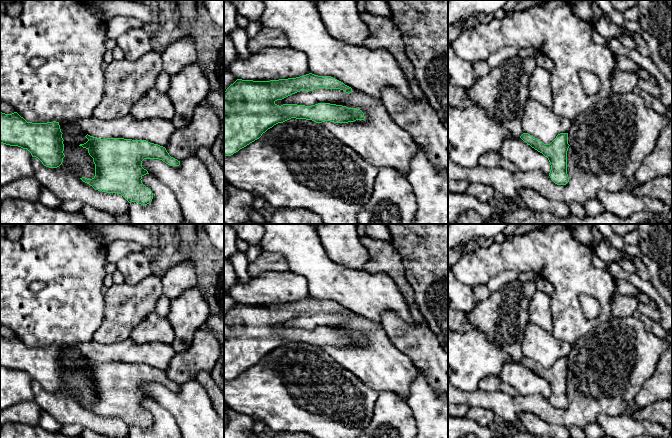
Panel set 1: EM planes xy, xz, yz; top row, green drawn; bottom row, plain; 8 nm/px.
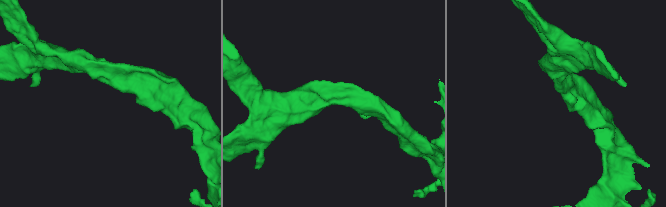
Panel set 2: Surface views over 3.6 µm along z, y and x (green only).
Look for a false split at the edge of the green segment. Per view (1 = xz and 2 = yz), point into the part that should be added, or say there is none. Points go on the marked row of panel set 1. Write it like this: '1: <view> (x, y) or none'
1: none
2: none

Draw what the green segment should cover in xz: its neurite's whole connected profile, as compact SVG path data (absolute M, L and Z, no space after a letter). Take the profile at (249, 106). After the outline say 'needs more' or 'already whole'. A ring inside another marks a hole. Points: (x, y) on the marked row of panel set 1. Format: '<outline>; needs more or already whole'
M312 73L270 81L237 79L224 92L224 156L233 155L259 139L274 125L291 118L316 123L348 123L365 119L360 109L342 105L318 103L311 106L279 106L275 103L297 92L318 88L340 89L348 94L352 92L351 87L331 76Z; already whole

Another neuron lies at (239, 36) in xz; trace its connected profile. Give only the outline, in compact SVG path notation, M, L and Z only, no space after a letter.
M237 27L231 34L230 38L236 48L237 55L245 59L249 54L248 36L246 28Z

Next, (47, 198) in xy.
M42 187L40 192L39 202L44 204L49 208L60 208L61 205L64 203L63 200L59 199L53 193L51 193L48 189Z

